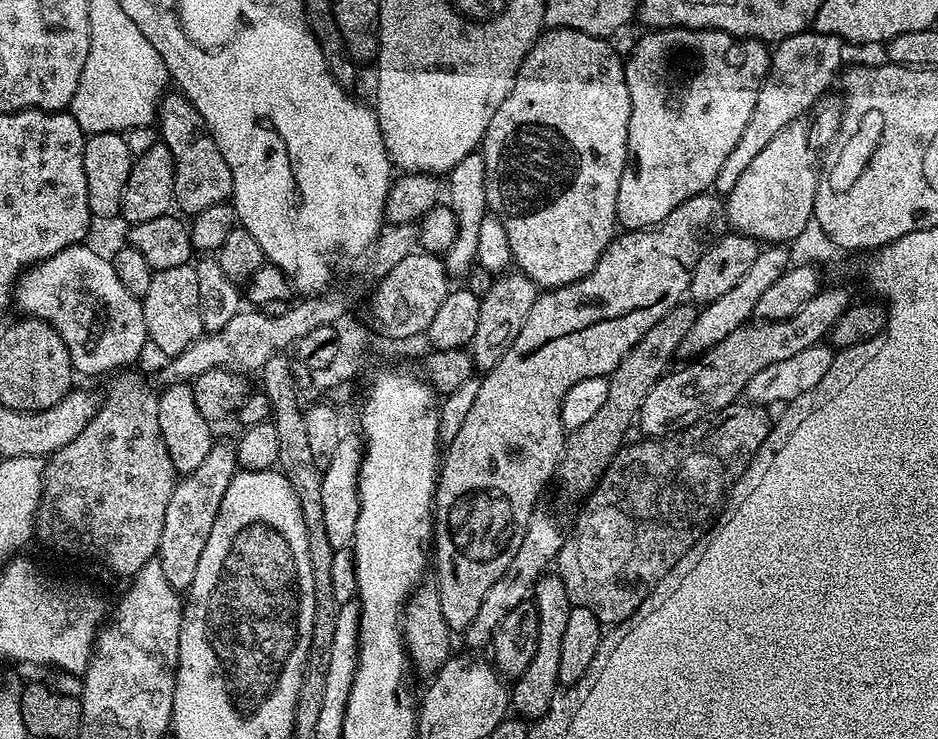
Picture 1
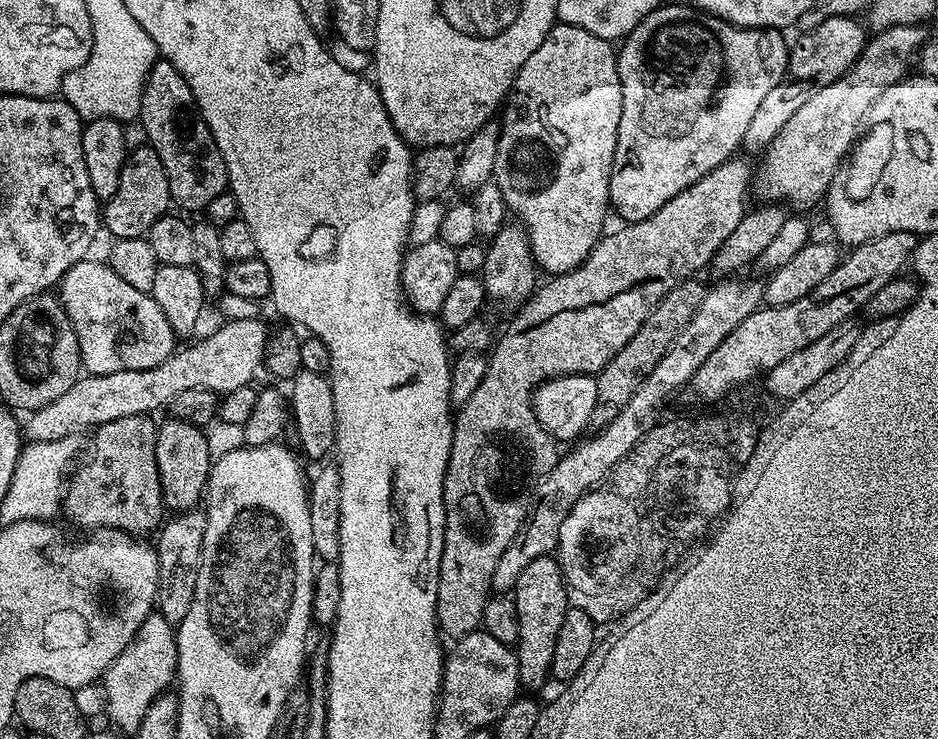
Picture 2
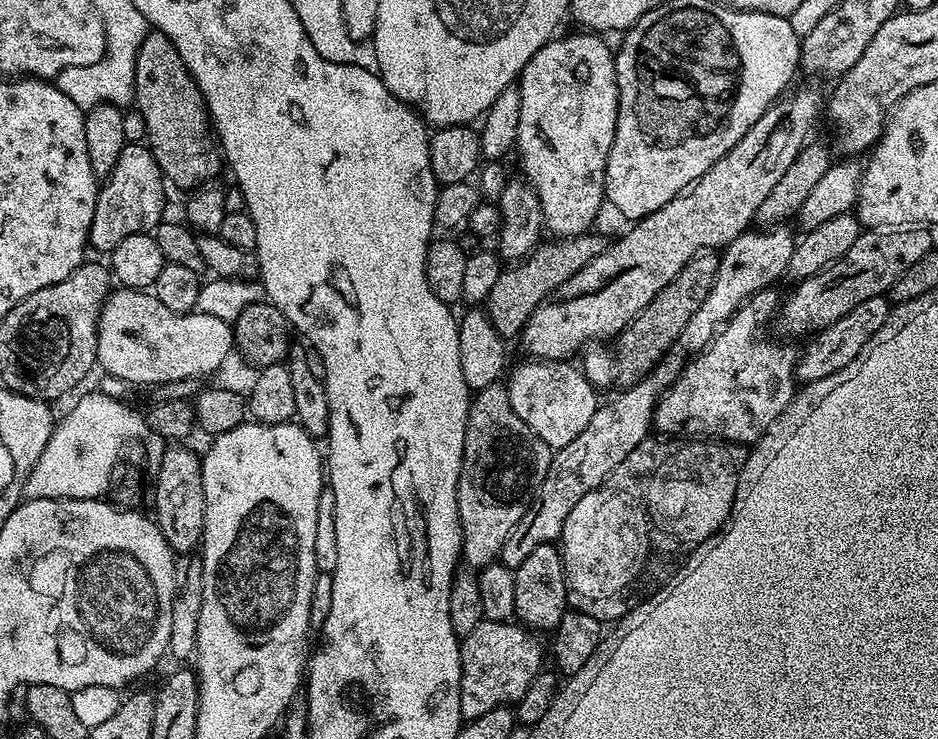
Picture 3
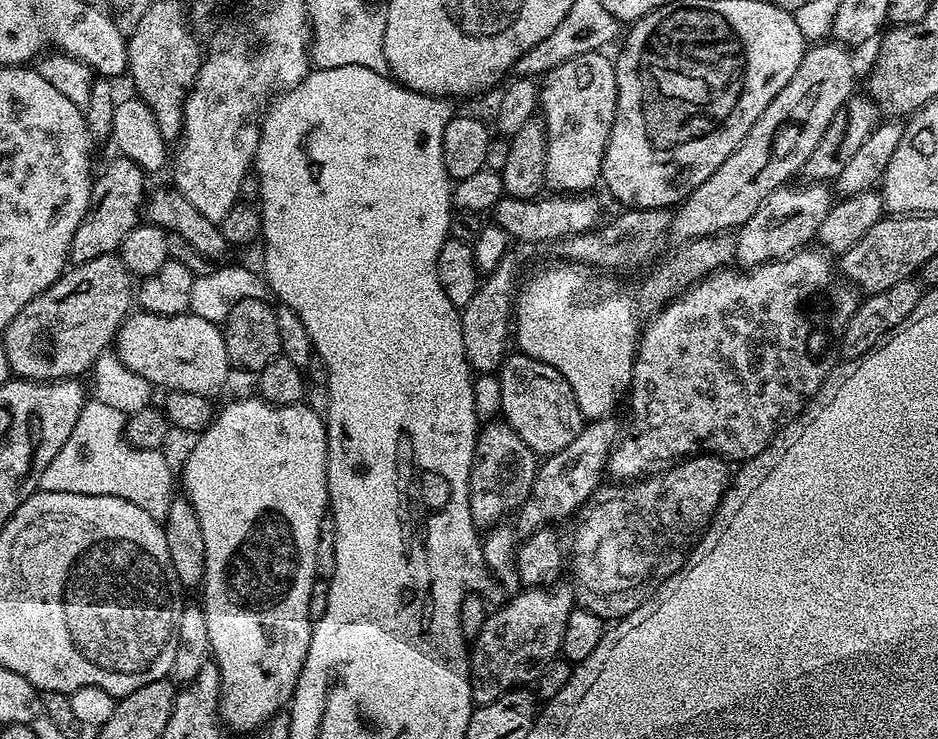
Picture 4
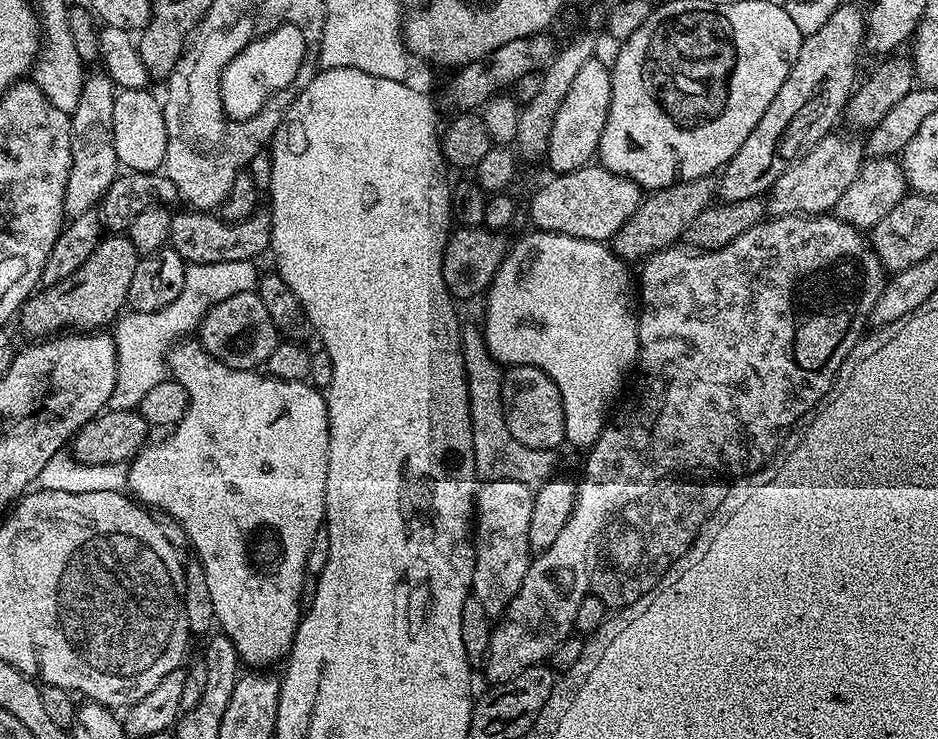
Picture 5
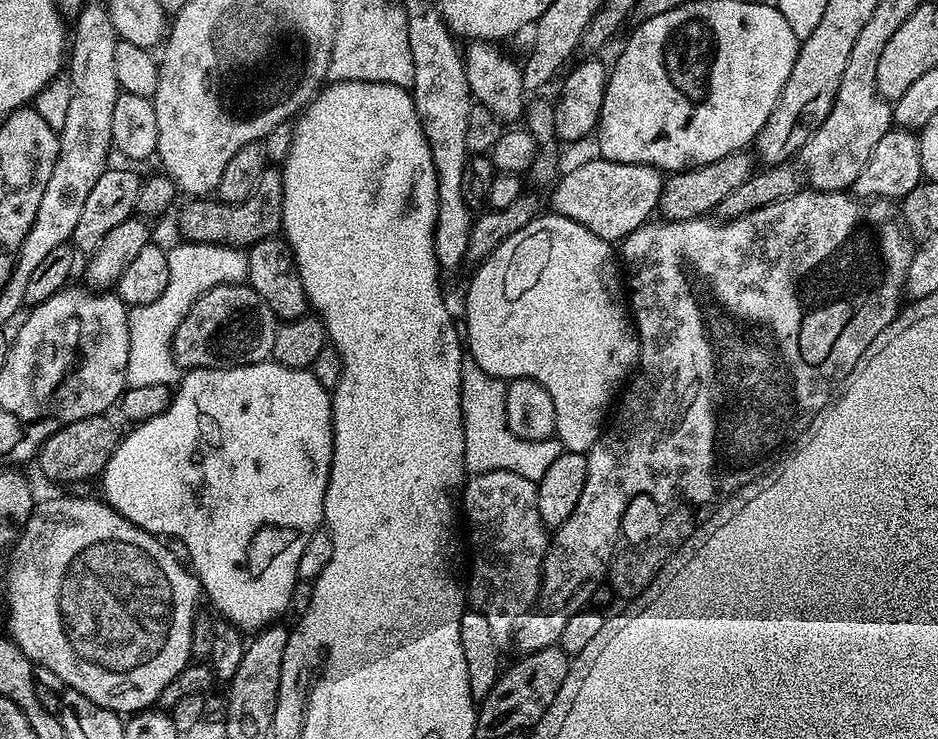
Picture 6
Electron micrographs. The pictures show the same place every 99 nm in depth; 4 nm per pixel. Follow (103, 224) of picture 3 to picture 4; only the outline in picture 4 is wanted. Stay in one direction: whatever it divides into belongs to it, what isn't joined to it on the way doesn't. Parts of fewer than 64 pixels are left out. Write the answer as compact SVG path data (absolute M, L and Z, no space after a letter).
M117 155L115 159L105 166L101 176L97 175L93 179L88 209L78 230L74 230L74 238L68 250L68 259L73 265L85 264L90 262L90 258L115 253L122 238L126 238L126 234L130 234L130 230L134 230L141 223L146 199L146 173L130 158Z

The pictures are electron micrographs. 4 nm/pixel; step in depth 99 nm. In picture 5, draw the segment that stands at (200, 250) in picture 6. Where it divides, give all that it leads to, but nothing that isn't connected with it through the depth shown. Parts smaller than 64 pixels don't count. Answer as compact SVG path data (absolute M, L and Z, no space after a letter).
M251 260L187 265L182 294L178 294L178 298L174 298L170 306L162 306L162 310L153 312L125 311L115 321L110 332L112 341L116 343L116 381L108 399L108 408L139 409L146 393L166 378L165 357L168 355L168 349L181 338L195 333L205 314L218 302L226 302L226 298L234 298L234 294L257 291L256 266Z

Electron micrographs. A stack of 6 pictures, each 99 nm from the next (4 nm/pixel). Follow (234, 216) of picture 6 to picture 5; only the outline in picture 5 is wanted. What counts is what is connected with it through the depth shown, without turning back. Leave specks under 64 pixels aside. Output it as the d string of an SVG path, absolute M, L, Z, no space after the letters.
M208 210L176 212L170 222L168 244L184 259L185 265L206 262L255 261L272 246L272 221L267 215L257 214L242 222L230 223Z

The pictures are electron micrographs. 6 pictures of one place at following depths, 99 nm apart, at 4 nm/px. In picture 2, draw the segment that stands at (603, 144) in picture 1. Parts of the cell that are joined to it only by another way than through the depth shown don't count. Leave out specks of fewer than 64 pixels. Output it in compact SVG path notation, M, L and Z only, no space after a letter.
M557 22L542 46L518 70L510 99L502 108L504 120L500 124L498 162L494 162L492 179L502 190L509 213L528 231L528 245L537 265L548 274L578 267L600 241L608 212L610 216L610 174L618 142L618 122L622 118L617 55L613 41L598 38L590 30Z

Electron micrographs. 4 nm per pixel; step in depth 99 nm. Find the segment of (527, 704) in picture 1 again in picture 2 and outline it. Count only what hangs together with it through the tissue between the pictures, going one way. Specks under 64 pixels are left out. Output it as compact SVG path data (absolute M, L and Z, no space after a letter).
M555 555L536 558L530 562L530 566L526 566L526 570L522 570L522 578L518 578L514 589L514 601L519 624L519 640L514 645L514 651L520 682L525 689L540 688L549 682L552 675L558 632L570 607L568 588L564 584L560 562Z

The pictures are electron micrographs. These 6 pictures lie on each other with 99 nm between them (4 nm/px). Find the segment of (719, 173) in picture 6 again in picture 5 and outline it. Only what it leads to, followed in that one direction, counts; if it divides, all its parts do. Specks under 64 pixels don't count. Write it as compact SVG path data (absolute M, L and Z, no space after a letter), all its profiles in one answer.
M703 176L693 180L681 179L679 182L649 191L641 199L638 210L630 214L630 218L618 230L618 234L613 236L610 247L621 260L625 262L643 261L654 252L660 252L663 248L673 247L683 237L686 226L702 214L708 205L718 194L718 184L712 176Z

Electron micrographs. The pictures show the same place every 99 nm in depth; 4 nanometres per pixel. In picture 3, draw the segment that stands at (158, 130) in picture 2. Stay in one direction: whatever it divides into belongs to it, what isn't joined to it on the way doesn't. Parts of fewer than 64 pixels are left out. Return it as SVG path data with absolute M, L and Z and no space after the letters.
M152 30L142 42L134 66L134 86L134 108L142 118L148 149L154 154L160 171L164 173L165 181L171 187L173 184L176 188L188 188L187 190L211 185L220 168L222 172L222 153L210 127L210 117L204 106L204 95L198 90L190 70L186 70L186 62L182 62L178 50L174 50L174 42L170 42L166 34Z

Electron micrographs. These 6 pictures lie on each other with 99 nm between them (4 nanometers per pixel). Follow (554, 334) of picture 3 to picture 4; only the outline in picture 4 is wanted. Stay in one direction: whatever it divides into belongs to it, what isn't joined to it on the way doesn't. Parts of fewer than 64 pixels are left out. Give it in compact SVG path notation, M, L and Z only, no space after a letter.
M816 42L805 51L798 70L794 70L794 78L790 78L790 82L786 82L786 86L778 90L770 106L762 110L758 122L750 126L746 138L742 138L742 142L726 158L726 162L722 162L722 166L718 166L718 170L714 170L714 174L710 174L710 178L706 178L702 186L698 186L686 199L680 201L672 212L670 236L671 239L674 238L673 241L683 242L699 236L712 236L715 232L739 229L754 214L754 210L762 206L762 202L772 191L787 185L791 181L788 179L803 169L806 158L814 154L814 146L822 142L822 134L826 134L826 126L830 126L834 114L838 114L840 107L853 95L856 68L852 65L852 56L848 52L851 51L839 42Z

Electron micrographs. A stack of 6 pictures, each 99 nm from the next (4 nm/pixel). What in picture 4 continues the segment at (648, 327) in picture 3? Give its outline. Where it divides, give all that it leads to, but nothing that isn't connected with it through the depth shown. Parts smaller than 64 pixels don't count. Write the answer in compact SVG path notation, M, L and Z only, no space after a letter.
M728 232L699 236L693 240L677 243L675 247L676 249L641 282L640 293L635 293L634 304L641 317L655 316L665 304L681 296L685 290L703 280L709 272L718 272L729 267L736 259L736 237Z

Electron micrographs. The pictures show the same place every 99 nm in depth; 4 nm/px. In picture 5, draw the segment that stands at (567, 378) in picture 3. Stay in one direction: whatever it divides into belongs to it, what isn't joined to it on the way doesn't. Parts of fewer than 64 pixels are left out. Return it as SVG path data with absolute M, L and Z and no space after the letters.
M525 364L509 367L504 373L502 402L510 434L514 434L522 446L534 450L556 450L559 444L565 443L566 418L562 410L562 394L558 394L558 386L542 370Z

